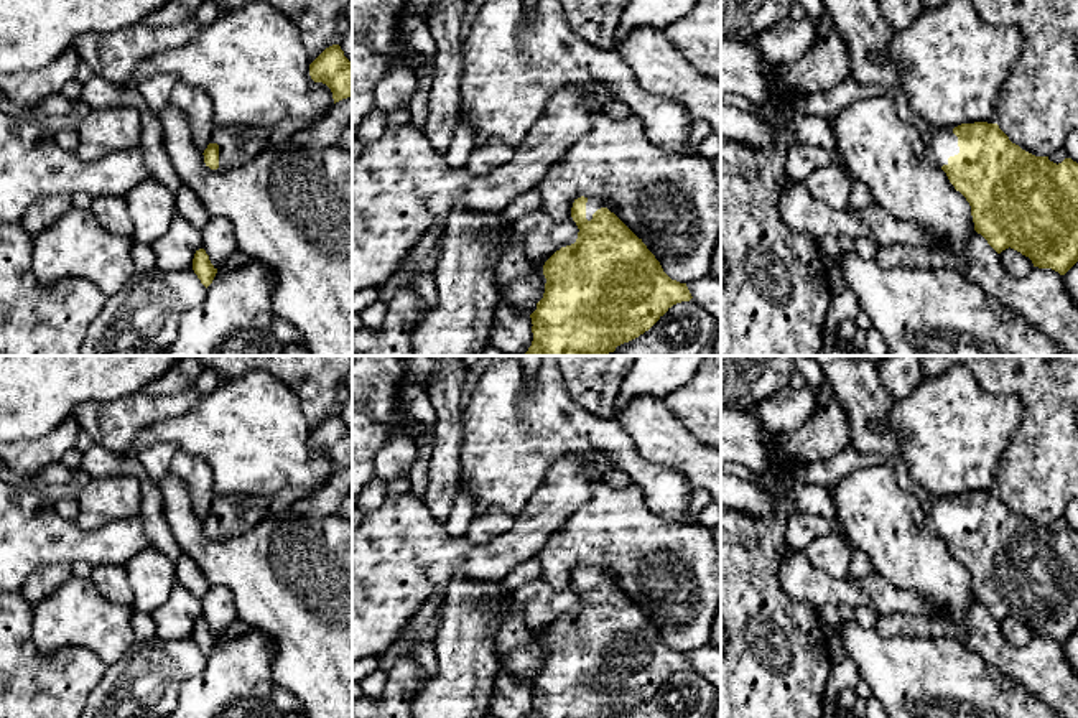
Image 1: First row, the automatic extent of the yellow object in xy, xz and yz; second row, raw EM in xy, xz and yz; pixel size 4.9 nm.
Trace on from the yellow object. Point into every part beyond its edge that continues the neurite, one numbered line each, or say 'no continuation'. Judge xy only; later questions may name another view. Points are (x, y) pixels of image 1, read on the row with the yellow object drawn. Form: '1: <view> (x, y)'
1: xy (237, 144)

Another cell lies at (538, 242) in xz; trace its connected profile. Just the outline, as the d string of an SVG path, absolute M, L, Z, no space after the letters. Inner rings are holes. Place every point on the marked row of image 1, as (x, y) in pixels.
M573 217L555 222L545 219L538 227L520 234L527 259L550 259L561 247L571 245L578 239L578 226Z

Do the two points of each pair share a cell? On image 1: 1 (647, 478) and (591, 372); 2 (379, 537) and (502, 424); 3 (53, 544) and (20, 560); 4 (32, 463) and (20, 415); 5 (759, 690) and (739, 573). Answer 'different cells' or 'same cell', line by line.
1: different cells
2: different cells
3: same cell
4: different cells
5: same cell

